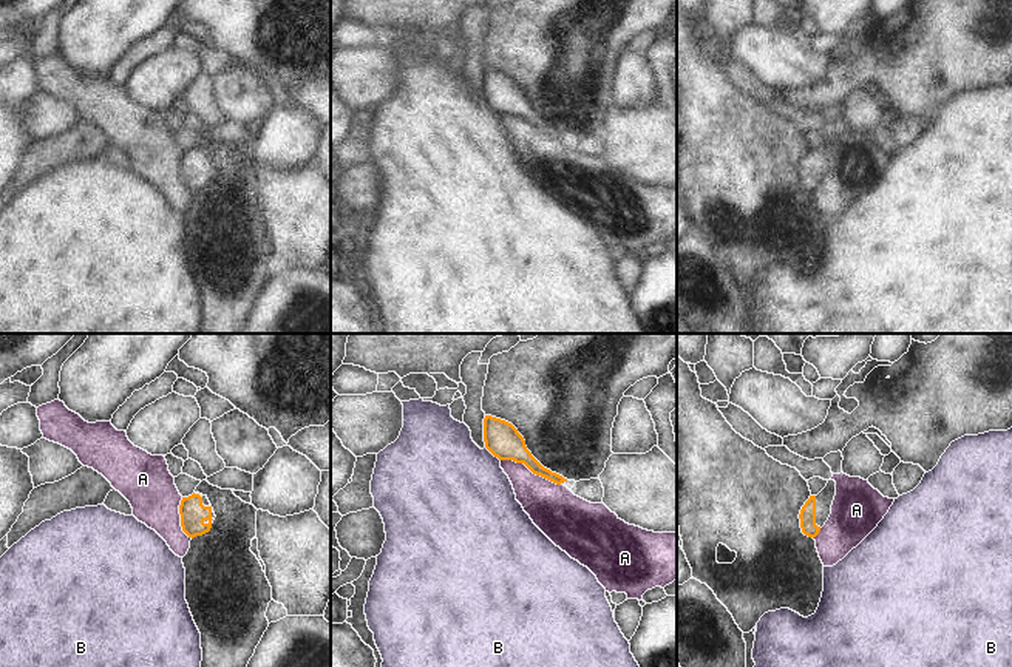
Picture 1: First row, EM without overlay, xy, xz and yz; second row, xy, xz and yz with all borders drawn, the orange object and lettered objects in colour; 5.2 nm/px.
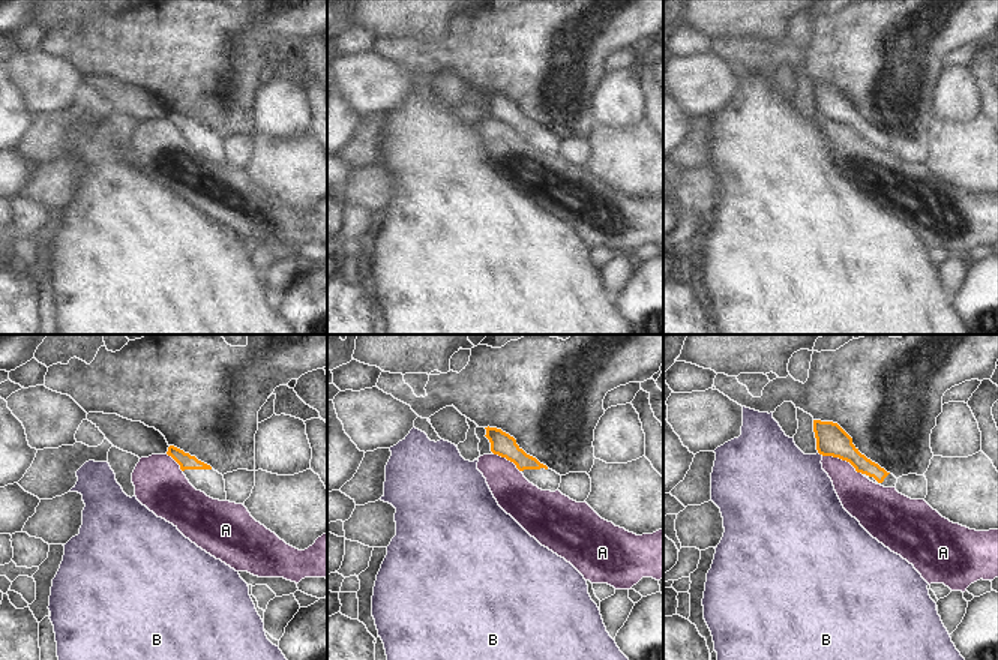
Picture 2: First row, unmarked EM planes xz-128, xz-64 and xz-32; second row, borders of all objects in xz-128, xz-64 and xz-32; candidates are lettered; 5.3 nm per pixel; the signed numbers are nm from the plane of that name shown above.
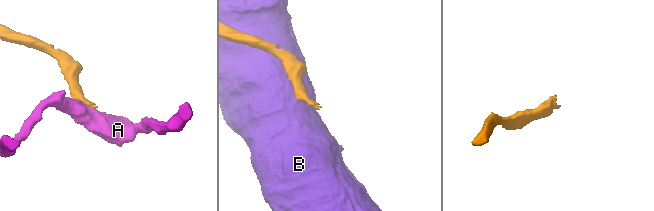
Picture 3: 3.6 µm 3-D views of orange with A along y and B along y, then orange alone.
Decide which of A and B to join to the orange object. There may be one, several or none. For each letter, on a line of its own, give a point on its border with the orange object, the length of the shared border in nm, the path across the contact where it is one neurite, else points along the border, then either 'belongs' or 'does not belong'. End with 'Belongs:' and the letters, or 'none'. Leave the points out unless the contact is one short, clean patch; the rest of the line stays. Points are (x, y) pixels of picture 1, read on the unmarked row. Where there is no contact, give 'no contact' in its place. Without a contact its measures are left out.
A: meets orange in xz at (530, 124); contact 340 nm long; border along xz (501, 113), (522, 116), (533, 127), (560, 139); does not belong
B: meets orange in xz at (493, 108); contact 110 nm long; does not belong
Belongs: none

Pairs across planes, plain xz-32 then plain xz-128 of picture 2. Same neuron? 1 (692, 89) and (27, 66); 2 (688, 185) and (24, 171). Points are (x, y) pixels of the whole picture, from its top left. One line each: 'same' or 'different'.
1: same
2: different

